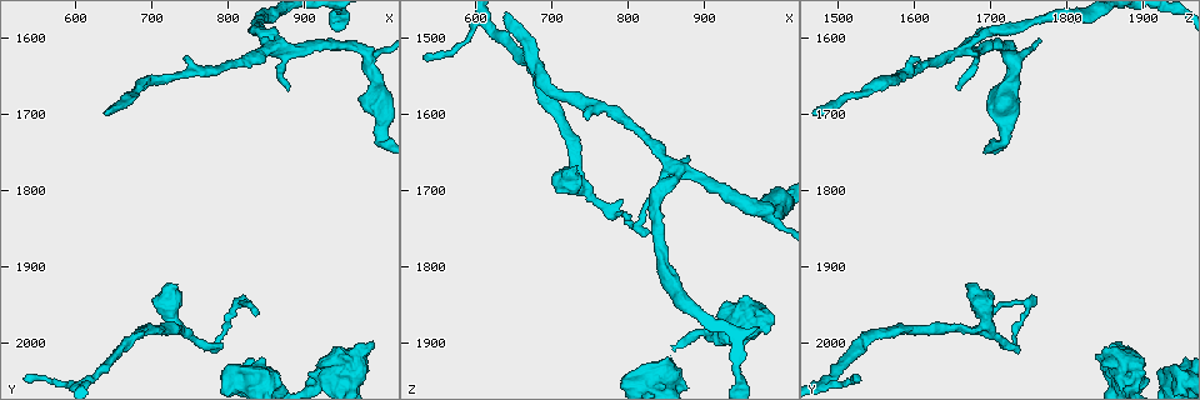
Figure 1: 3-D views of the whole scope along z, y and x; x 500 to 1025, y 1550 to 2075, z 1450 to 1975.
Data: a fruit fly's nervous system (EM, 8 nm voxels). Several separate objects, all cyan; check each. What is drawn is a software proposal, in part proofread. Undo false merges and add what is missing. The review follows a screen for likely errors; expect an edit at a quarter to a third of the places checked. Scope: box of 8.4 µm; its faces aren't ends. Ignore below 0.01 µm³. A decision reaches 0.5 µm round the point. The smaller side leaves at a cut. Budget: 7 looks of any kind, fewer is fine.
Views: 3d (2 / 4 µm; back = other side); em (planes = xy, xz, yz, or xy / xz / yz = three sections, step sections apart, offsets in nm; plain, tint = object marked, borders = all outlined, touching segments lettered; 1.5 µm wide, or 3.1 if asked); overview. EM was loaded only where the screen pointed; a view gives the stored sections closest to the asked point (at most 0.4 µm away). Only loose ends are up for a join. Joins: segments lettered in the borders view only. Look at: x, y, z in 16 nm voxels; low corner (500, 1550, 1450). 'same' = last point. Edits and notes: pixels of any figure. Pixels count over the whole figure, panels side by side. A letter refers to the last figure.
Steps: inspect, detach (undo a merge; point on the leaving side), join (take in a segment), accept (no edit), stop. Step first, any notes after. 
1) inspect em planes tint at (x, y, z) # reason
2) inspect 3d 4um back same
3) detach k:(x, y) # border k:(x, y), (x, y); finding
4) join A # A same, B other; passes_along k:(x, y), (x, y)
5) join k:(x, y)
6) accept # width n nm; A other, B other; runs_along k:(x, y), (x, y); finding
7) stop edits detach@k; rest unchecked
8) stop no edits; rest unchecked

inspect em yz step 4 borders at (765, 2000, 1720) # sudden change in width

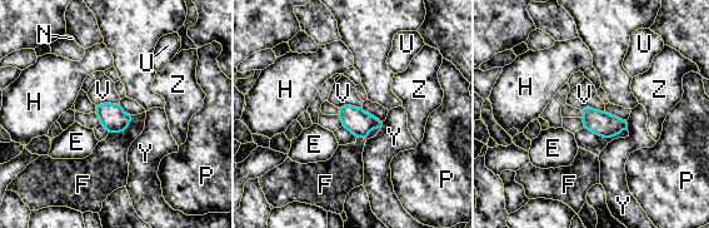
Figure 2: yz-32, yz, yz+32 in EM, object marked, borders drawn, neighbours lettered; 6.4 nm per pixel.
accept # width 160 nm; E other, F other, H other, N other, P other, U other, V other, Y other, Z other; one neuron here

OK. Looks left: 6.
inspect em planes tint at (995, 2005, 1865) # branch stops here

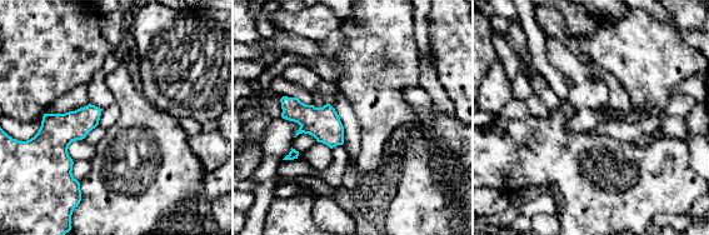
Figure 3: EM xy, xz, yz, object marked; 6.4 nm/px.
inspect em planes borders same # what lies round it

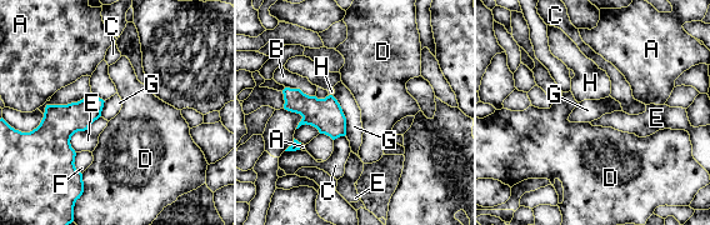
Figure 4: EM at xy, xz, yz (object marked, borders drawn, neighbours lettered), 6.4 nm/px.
accept # A other, B other, C other, D other, E other, F other, G other, H other; border 4:(331, 95), (345, 118), (346, 134); no lettered segment goes on from it

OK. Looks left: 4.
inspect 3d 4um at (880, 1670, 1655) # thin end

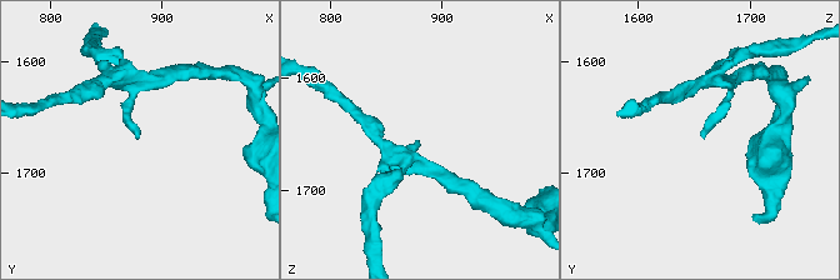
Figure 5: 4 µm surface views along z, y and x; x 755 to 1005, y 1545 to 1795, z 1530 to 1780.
inspect em planes borders at (878, 1670, 1658) # need the tissue

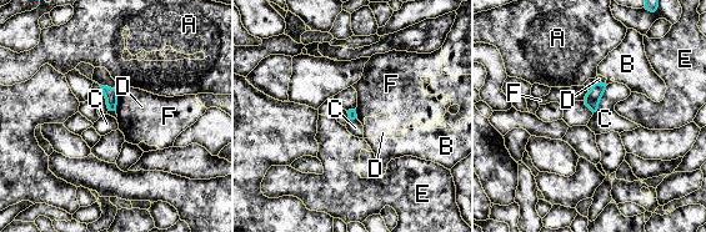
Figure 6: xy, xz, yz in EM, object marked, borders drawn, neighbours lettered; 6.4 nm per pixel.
accept # A other, B other, C other, D other, E other, F other; border 6:(607, 85), (599, 107), (594, 112); none of them fits

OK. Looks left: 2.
stop no edits; rest unchecked

